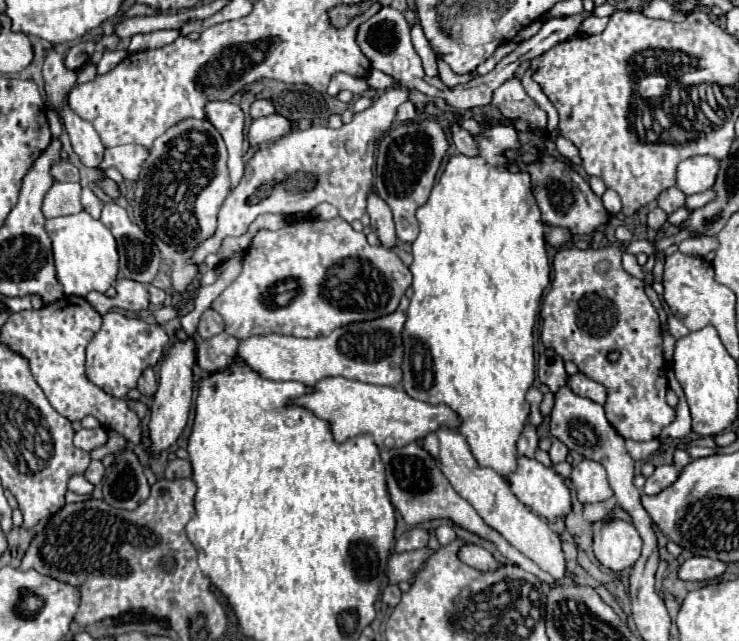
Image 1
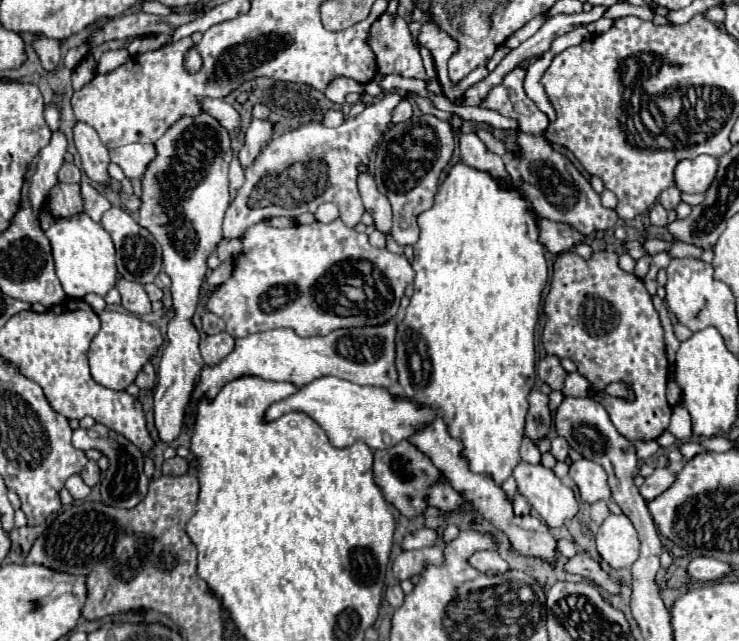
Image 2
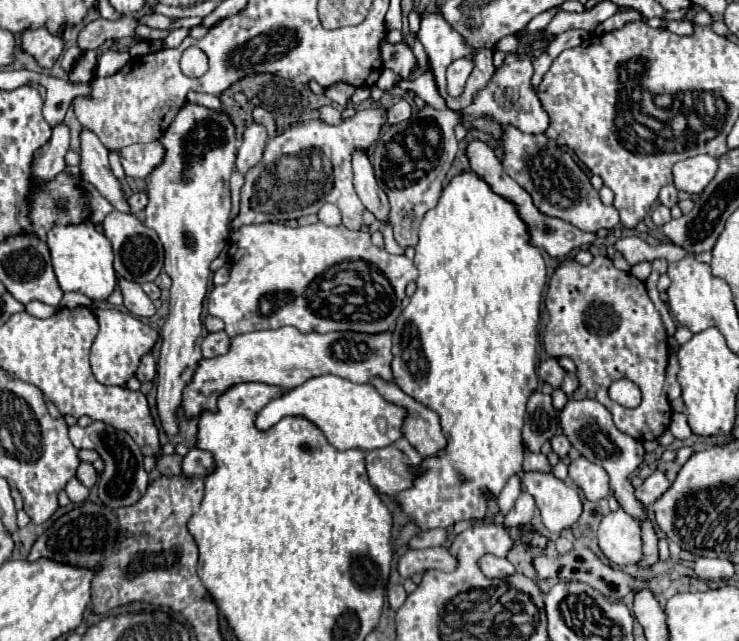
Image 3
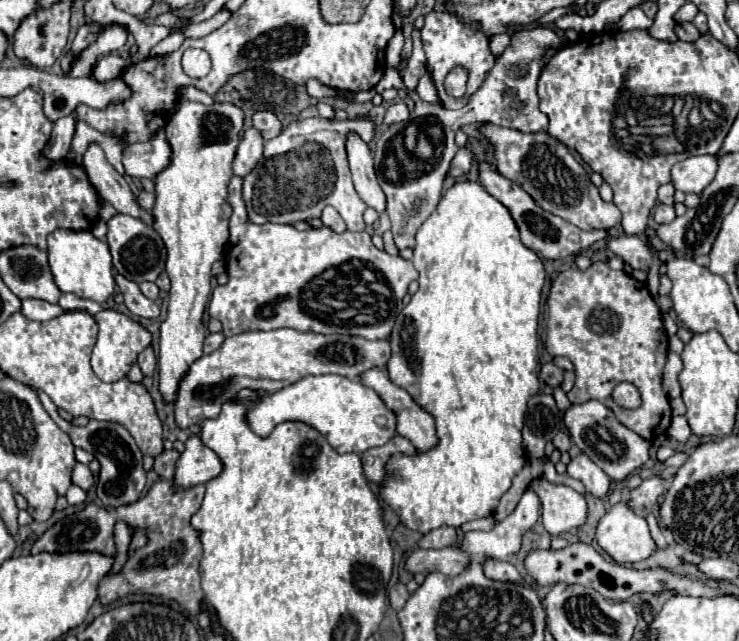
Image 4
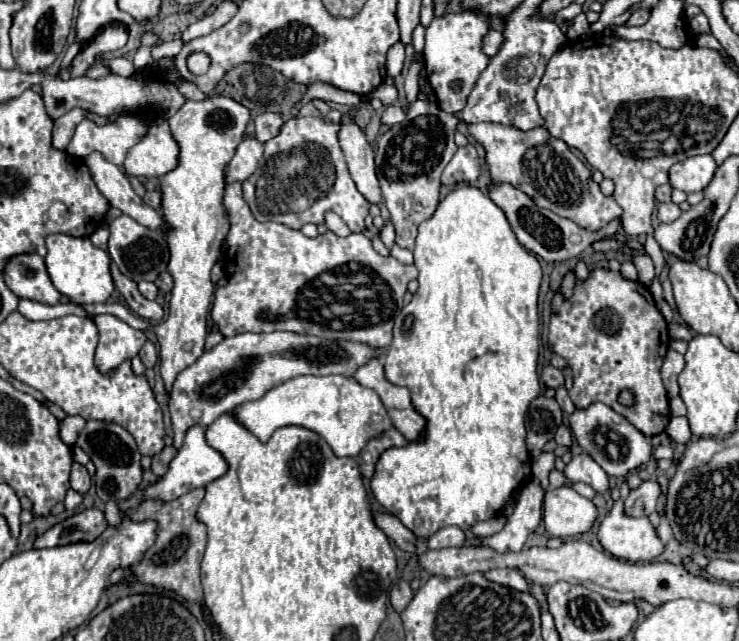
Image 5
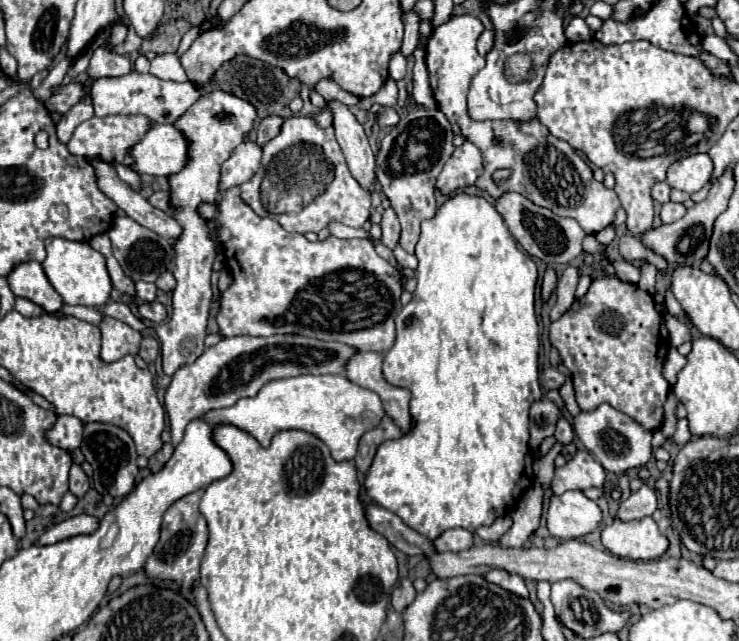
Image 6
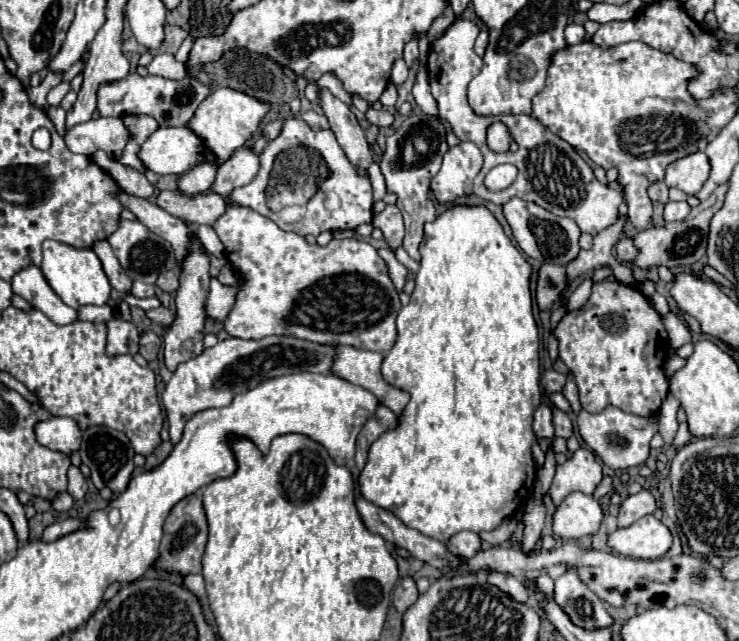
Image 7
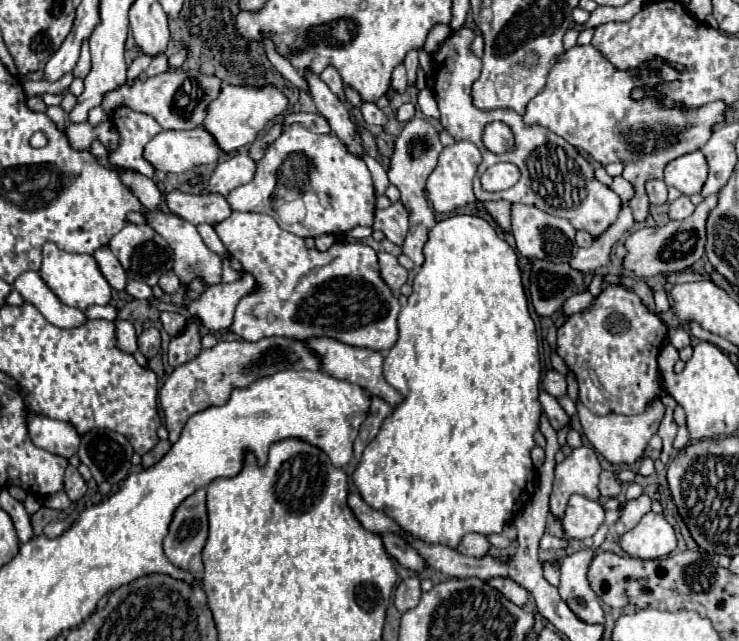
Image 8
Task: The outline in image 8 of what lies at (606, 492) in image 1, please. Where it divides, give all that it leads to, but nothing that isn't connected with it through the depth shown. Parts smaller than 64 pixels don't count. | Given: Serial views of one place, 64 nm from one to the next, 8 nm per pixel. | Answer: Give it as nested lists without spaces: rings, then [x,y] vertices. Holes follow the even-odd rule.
[[[580,446],[574,448],[564,462],[554,468],[554,488],[550,494],[550,514],[560,520],[564,516],[564,508],[572,494],[582,494],[588,500],[598,500],[598,478],[600,478],[600,462],[592,448]]]

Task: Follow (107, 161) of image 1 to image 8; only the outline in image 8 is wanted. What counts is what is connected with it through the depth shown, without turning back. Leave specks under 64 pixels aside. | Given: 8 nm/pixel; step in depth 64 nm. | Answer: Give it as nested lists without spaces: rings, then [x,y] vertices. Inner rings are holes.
[[[204,128],[164,130],[144,148],[144,158],[162,172],[186,172],[194,166],[216,164],[222,152],[212,134]]]

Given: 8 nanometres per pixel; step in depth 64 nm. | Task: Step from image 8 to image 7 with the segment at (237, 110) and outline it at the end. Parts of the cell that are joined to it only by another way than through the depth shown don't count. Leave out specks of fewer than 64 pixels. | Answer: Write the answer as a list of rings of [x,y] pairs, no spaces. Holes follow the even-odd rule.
[[[216,88],[196,110],[196,116],[188,124],[192,132],[196,132],[202,140],[204,146],[214,154],[218,162],[224,162],[232,156],[232,152],[240,146],[244,146],[252,134],[258,130],[262,118],[270,112],[268,102],[260,102],[254,96],[248,96],[244,92],[236,92],[232,88]]]

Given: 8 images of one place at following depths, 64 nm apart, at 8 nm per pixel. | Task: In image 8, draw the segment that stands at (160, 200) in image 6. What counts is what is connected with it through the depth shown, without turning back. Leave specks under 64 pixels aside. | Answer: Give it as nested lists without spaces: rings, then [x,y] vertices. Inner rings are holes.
[[[174,190],[166,194],[168,208],[192,224],[216,224],[232,214],[226,198],[220,194],[186,194]]]

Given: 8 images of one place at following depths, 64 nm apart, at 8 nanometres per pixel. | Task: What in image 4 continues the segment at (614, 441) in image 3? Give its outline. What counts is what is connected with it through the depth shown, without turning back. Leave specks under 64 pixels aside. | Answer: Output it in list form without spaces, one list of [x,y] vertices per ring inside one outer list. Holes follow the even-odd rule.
[[[589,400],[584,404],[574,405],[563,416],[572,442],[594,462],[598,464],[612,480],[620,482],[626,476],[630,476],[636,468],[640,468],[648,460],[650,442],[632,432],[630,428],[622,426],[616,419],[614,413],[604,404],[597,400]],[[582,418],[582,420],[578,420]],[[580,422],[588,422],[588,428],[580,426]]]

